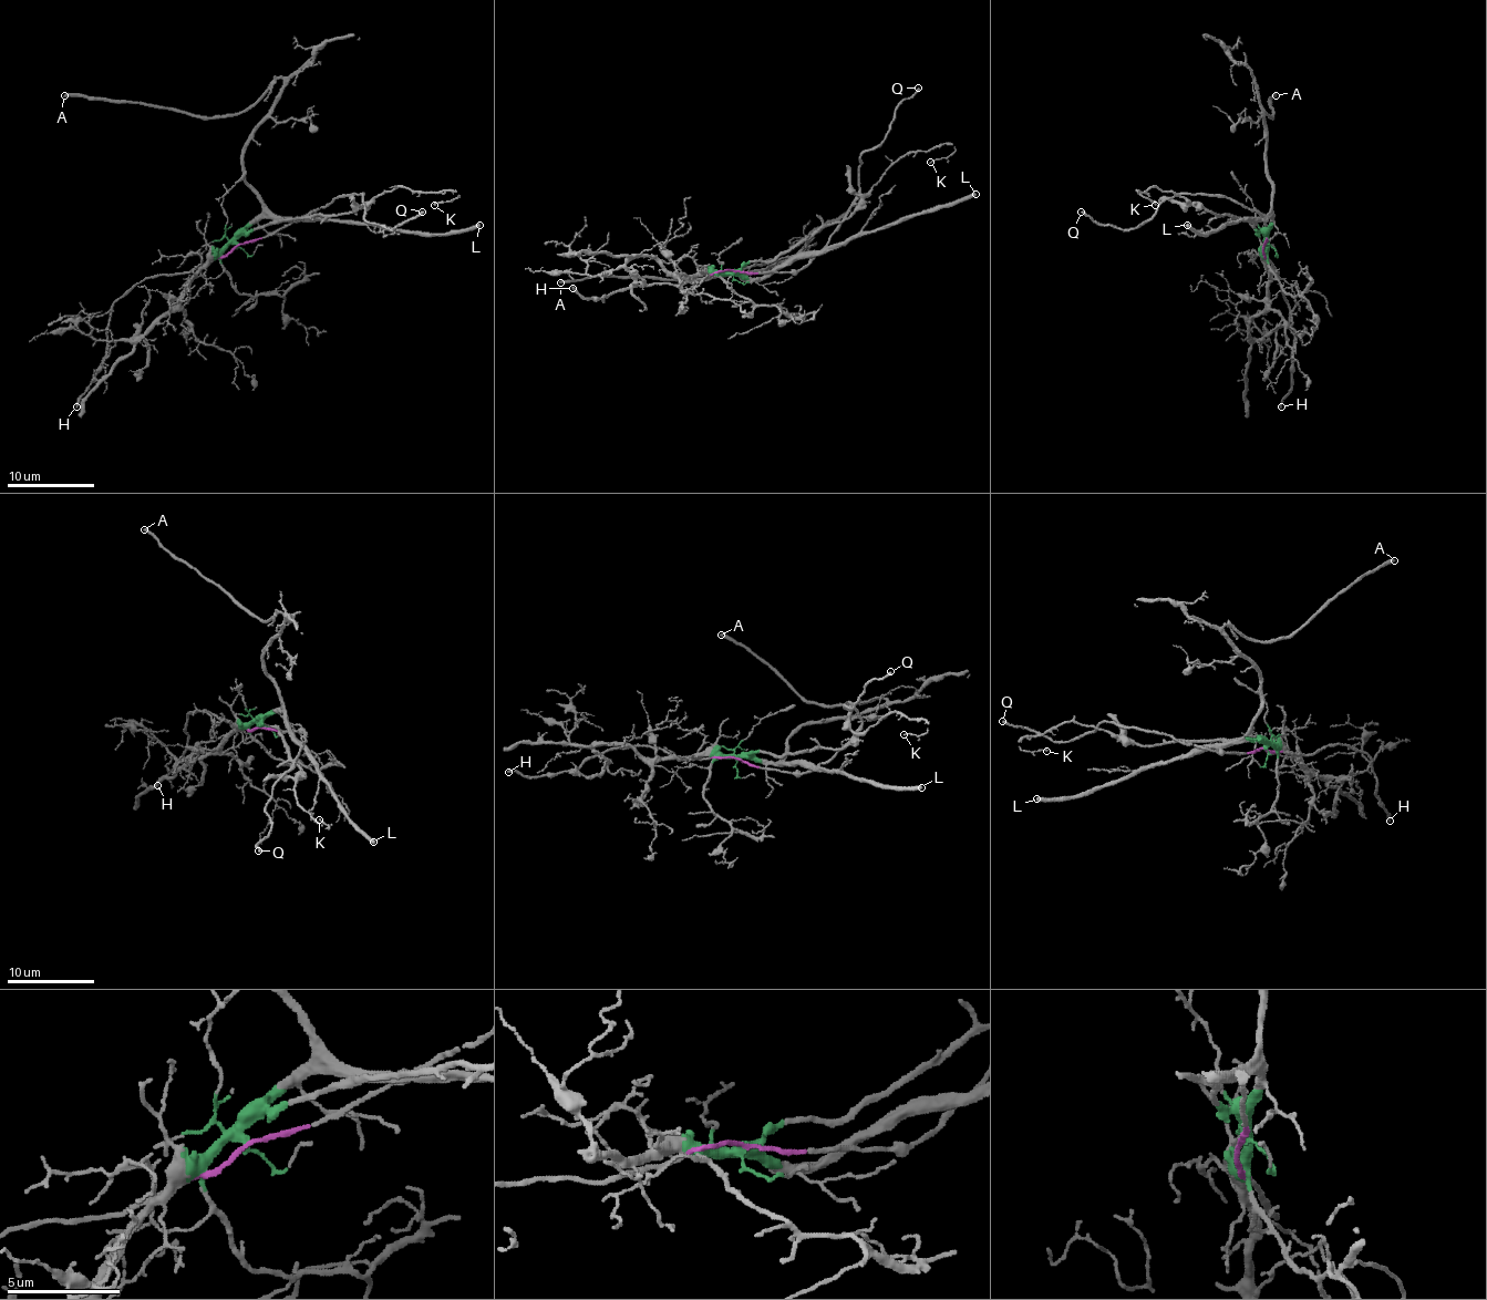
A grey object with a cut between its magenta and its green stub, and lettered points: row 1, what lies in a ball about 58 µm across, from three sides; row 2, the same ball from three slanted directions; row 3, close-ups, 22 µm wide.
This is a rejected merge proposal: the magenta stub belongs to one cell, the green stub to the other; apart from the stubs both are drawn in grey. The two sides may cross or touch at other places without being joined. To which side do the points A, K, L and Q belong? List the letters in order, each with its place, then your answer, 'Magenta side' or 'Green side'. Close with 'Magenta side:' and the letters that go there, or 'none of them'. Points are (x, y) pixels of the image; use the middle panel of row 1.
A: Place: (560, 282). Green side
K: Place: (930, 162). Green side
L: Place: (976, 194). Green side
Q: Place: (918, 88). Magenta side
Magenta side: Q

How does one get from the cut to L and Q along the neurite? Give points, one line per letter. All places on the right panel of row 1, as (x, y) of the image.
L: (1263, 245), (1271, 218), (1235, 220), (1210, 234), (1199, 234), (1186, 225)
Q: (1263, 245), (1266, 220), (1226, 196), (1173, 194), (1145, 223), (1125, 229), (1103, 225), (1081, 212)

